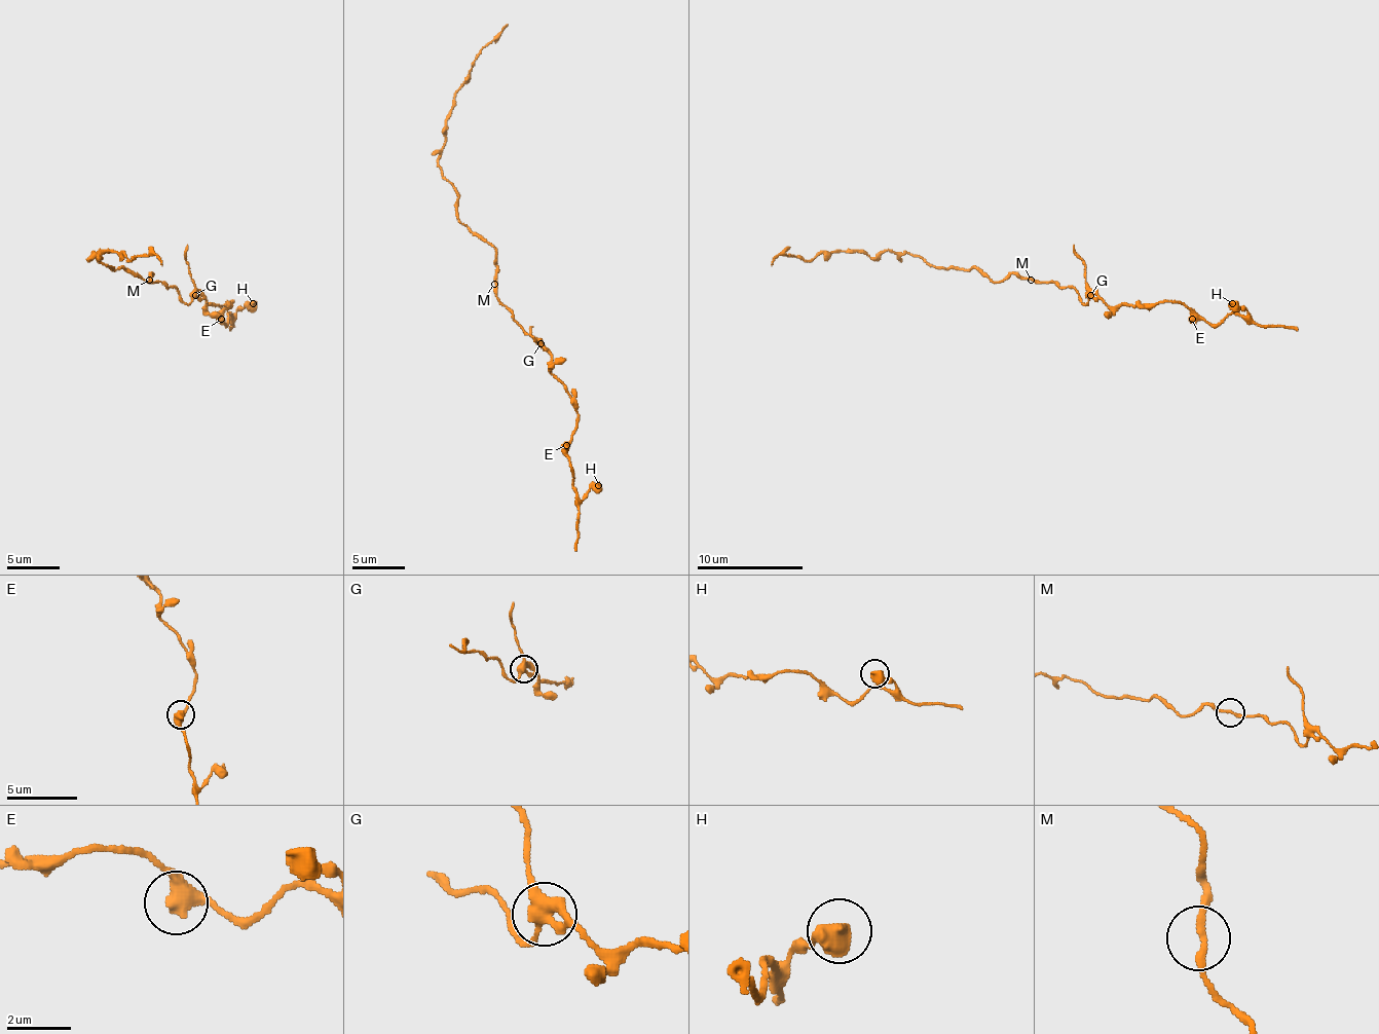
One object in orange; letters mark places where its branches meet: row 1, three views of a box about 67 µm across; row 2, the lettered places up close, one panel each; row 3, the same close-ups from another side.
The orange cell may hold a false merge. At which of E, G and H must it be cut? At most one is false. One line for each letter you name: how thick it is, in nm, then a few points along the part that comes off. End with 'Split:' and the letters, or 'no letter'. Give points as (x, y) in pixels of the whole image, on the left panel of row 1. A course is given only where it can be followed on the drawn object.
Split: no letter

